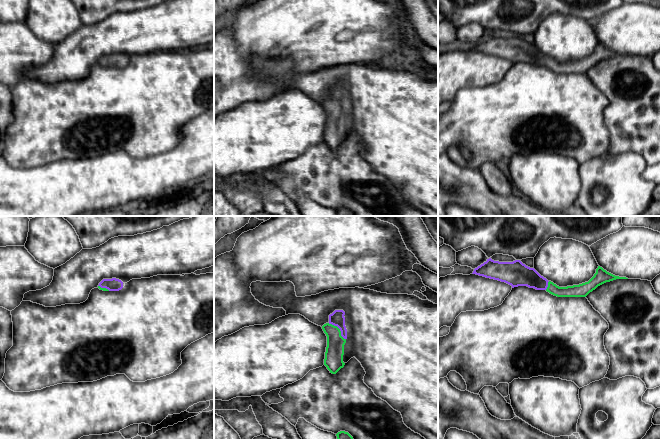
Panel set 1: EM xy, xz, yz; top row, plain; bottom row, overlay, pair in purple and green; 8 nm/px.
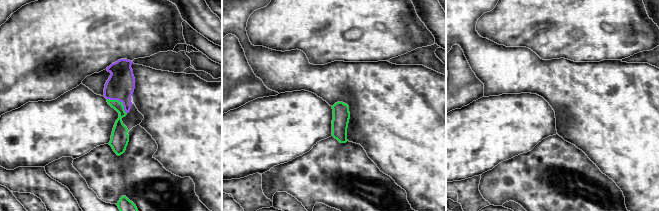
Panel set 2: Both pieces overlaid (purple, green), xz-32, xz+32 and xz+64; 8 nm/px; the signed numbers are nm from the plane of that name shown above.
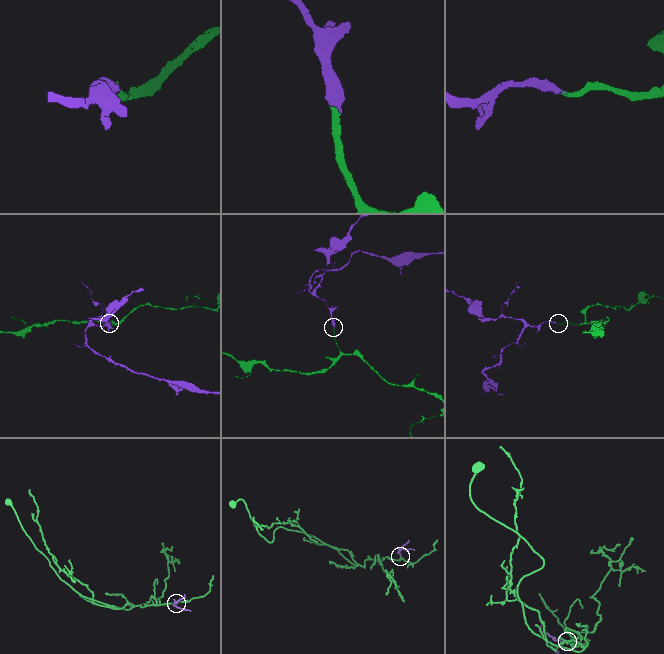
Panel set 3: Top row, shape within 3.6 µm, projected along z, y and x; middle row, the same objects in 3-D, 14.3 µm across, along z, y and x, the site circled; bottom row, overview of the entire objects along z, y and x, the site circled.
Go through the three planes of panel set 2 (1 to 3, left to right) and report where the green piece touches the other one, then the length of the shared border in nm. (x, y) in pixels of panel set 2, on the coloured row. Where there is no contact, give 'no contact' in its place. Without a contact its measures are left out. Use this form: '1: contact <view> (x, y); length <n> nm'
1: contact xz-32 (120, 101); length 200 nm
2: no contact
3: no contact

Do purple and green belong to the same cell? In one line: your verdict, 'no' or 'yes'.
yes

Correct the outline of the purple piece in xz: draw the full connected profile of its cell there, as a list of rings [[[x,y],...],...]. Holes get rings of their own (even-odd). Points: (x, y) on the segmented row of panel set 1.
[[[335,310],[329,315],[329,322],[322,326],[327,336],[324,365],[332,374],[336,374],[345,365],[343,355],[347,329],[344,315],[343,310]]]

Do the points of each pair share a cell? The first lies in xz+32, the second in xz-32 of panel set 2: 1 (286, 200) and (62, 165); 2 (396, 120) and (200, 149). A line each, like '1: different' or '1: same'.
1: different
2: same

